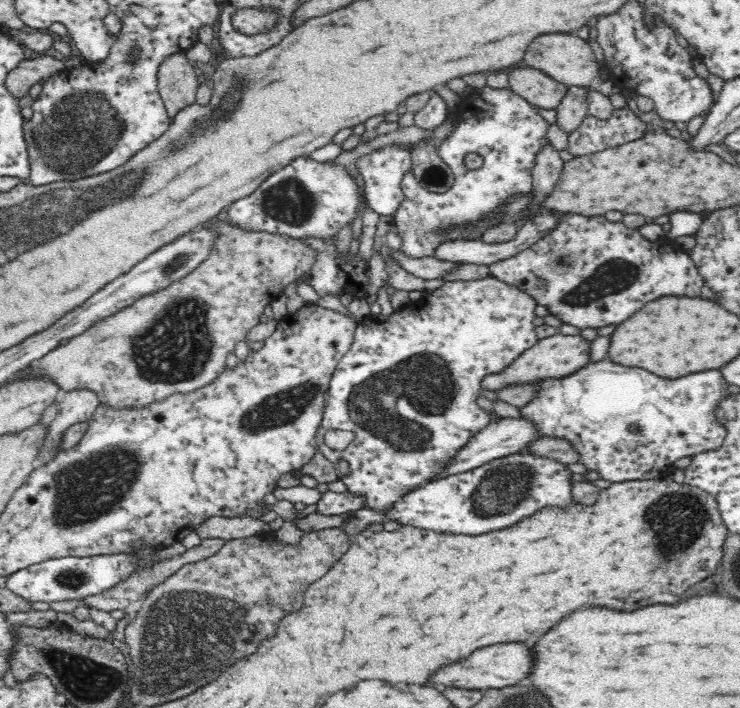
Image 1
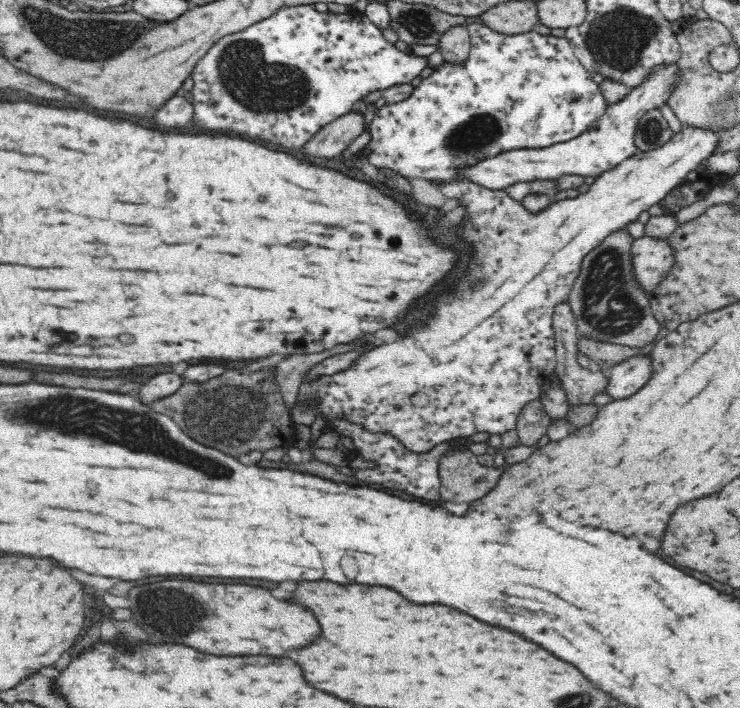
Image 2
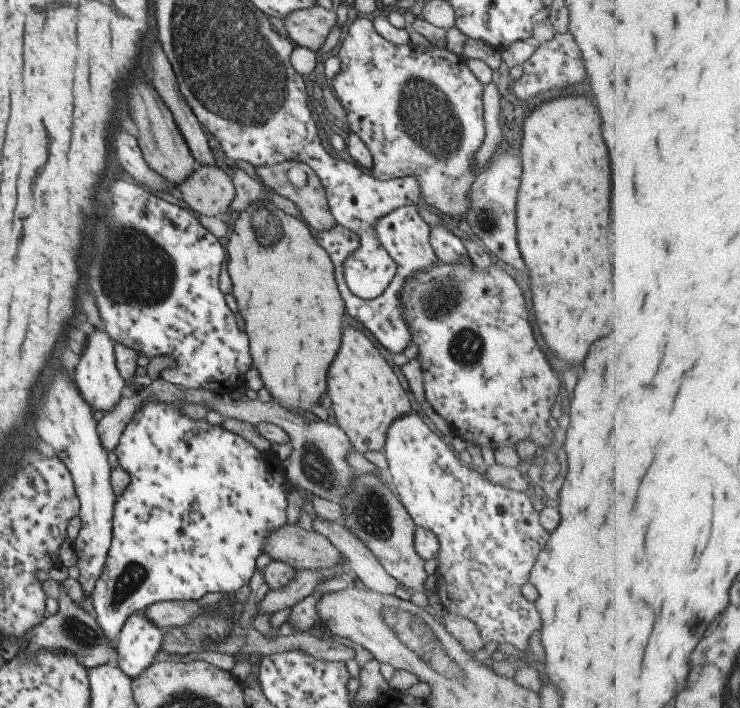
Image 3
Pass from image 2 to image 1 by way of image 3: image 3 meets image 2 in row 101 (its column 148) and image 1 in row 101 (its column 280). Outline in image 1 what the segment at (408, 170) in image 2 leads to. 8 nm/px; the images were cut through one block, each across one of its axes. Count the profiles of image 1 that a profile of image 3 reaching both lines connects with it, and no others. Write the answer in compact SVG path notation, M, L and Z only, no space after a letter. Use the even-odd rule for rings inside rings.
M488 85L477 89L475 93L467 96L456 111L458 128L452 135L438 142L438 151L444 162L454 173L454 184L445 193L430 193L422 188L414 178L413 171L408 171L402 179L401 185L404 200L401 207L394 215L396 228L402 237L401 251L414 258L432 256L434 249L441 246L442 239L436 235L436 228L450 226L450 224L462 224L462 222L474 222L488 214L496 214L498 204L506 202L511 196L524 194L533 190L533 168L535 156L538 150L549 142L546 137L548 123L544 117L536 112L536 107L518 96L511 89L490 89ZM470 153L476 153L483 158L483 165L471 171L465 165L464 159Z

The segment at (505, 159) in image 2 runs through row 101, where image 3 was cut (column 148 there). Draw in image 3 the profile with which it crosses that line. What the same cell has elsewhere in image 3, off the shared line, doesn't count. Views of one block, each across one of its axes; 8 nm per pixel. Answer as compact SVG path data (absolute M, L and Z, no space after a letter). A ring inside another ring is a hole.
M141 610L129 614L117 634L114 663L129 678L137 678L151 664L162 638L159 628Z

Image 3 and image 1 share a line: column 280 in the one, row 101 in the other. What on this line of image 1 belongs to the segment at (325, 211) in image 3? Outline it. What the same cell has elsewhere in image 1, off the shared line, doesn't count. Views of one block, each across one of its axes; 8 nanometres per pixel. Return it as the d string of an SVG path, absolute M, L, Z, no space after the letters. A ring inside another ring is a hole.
M184 53L167 56L157 74L157 87L171 122L183 108L196 103L199 72Z

